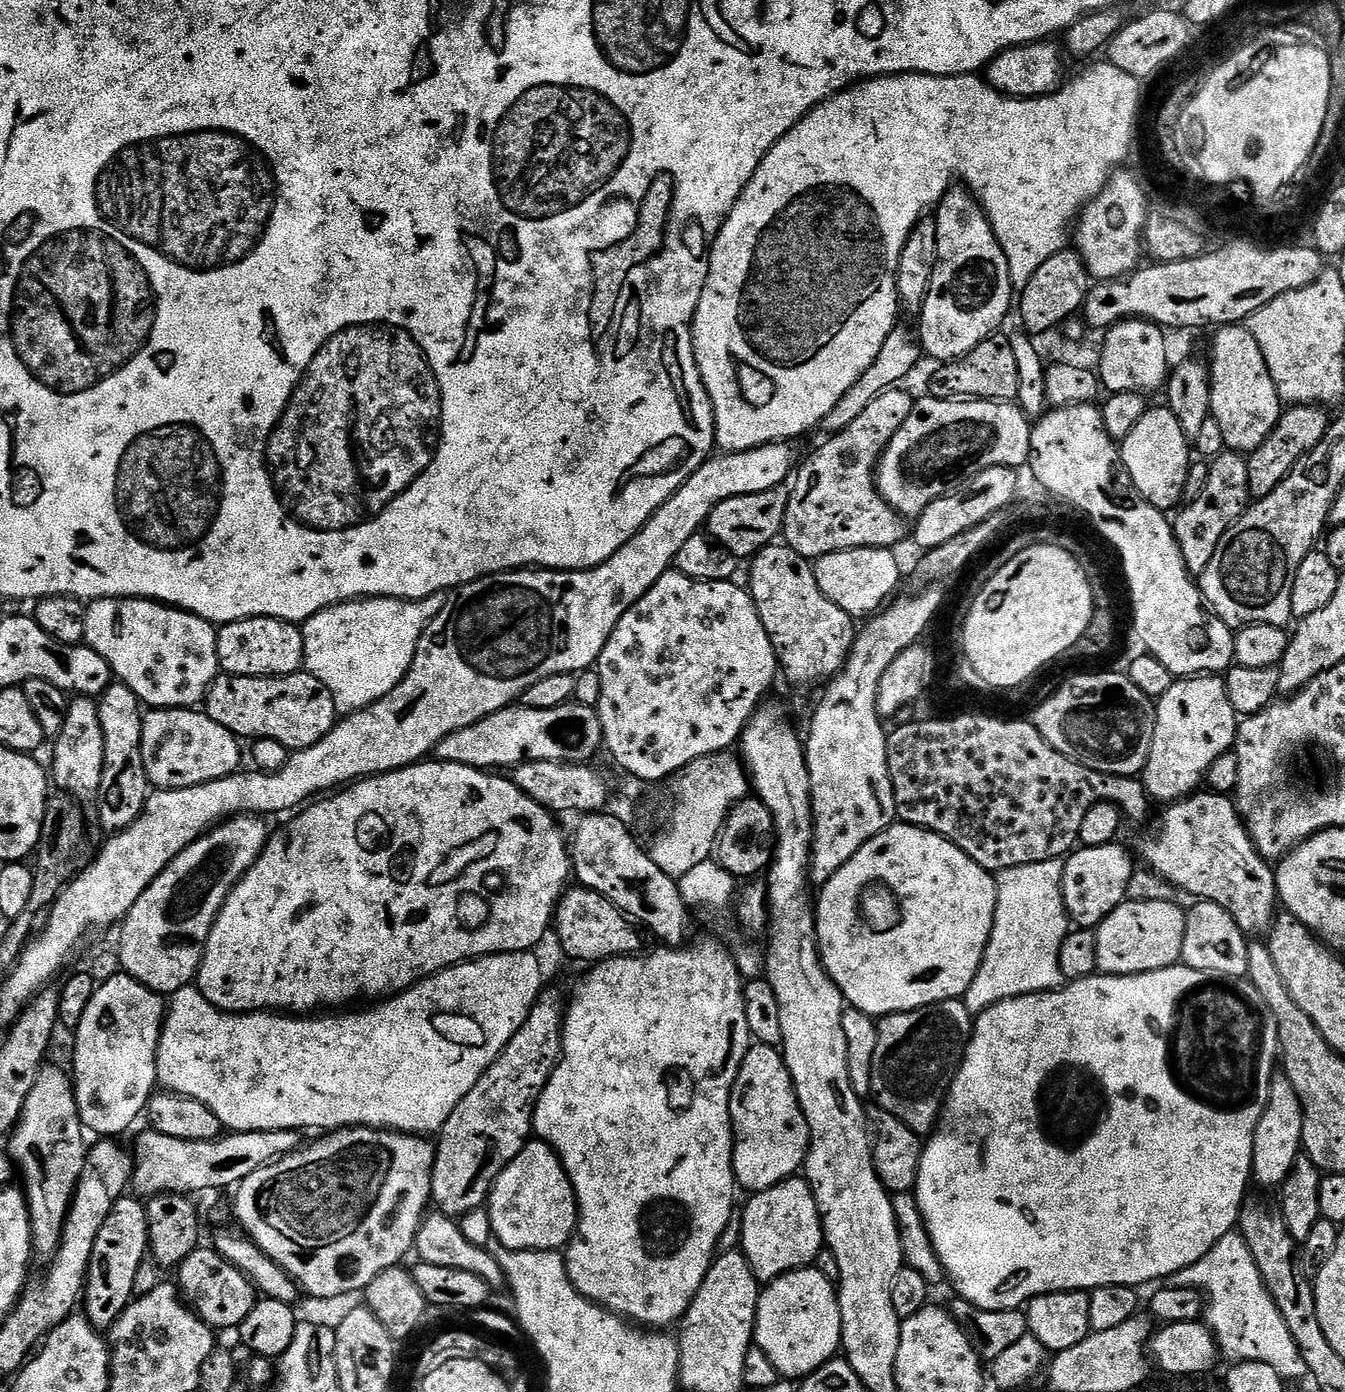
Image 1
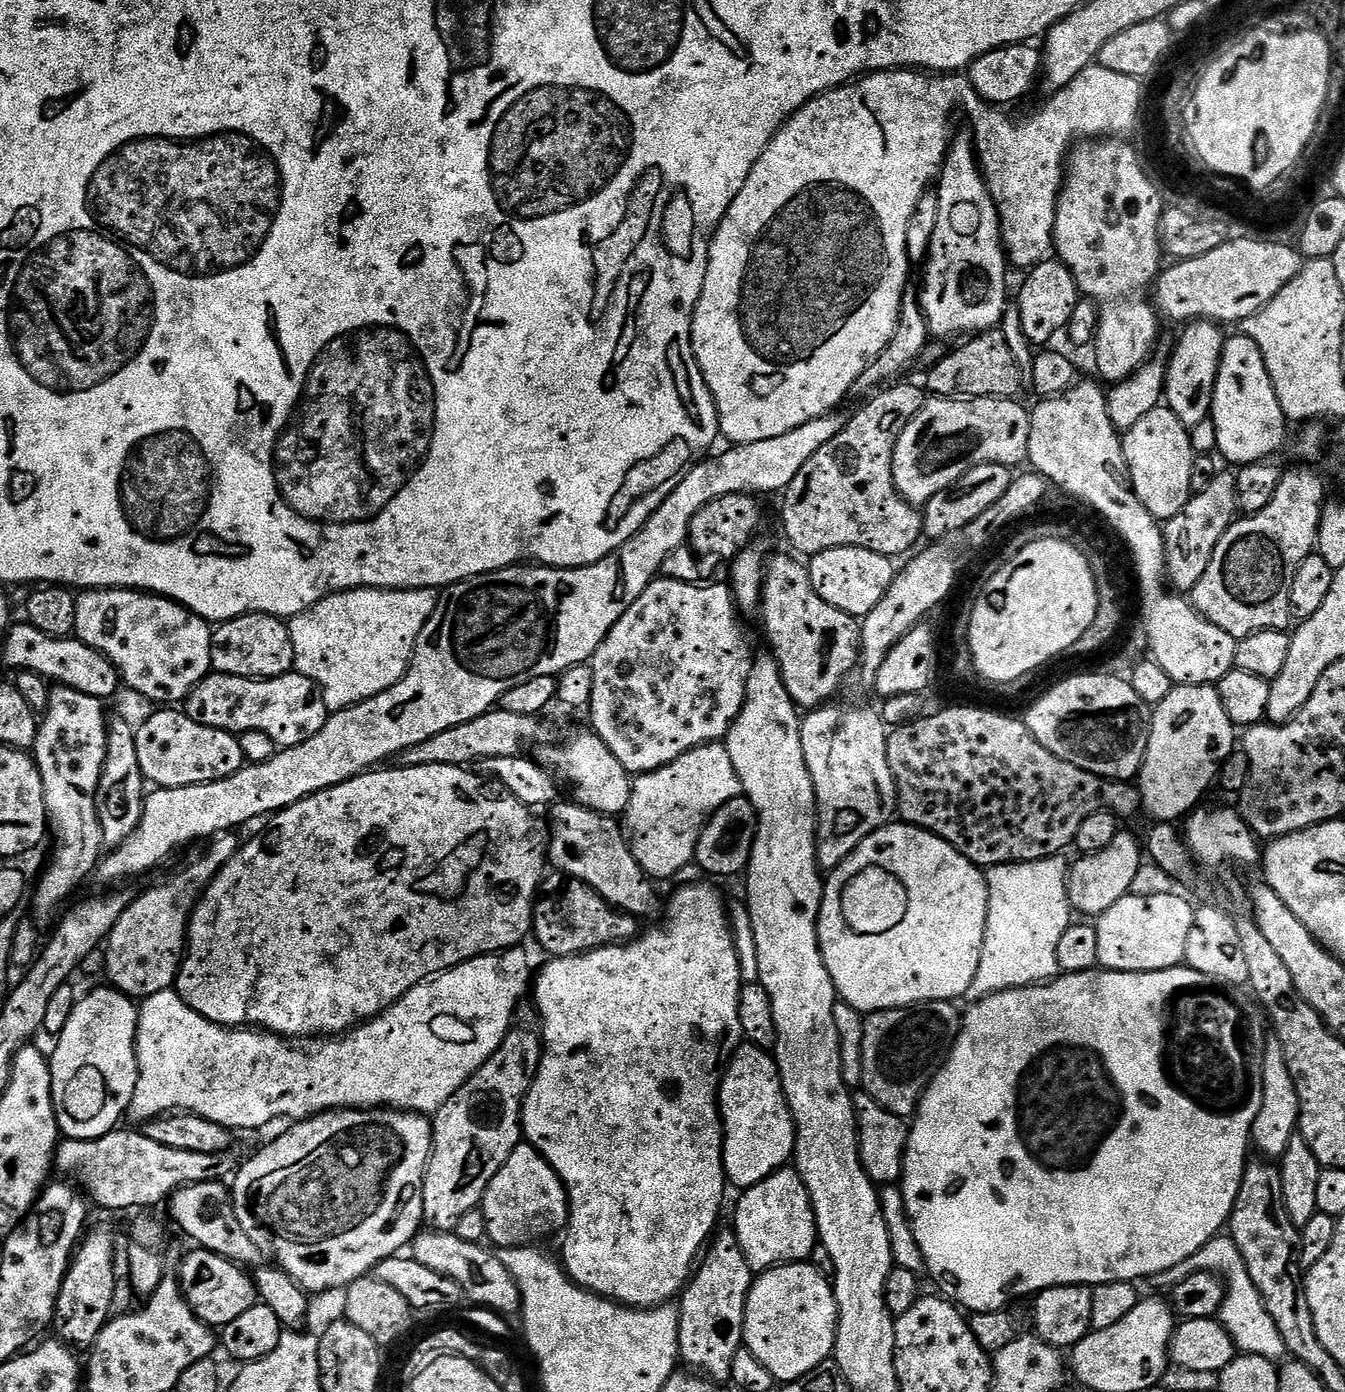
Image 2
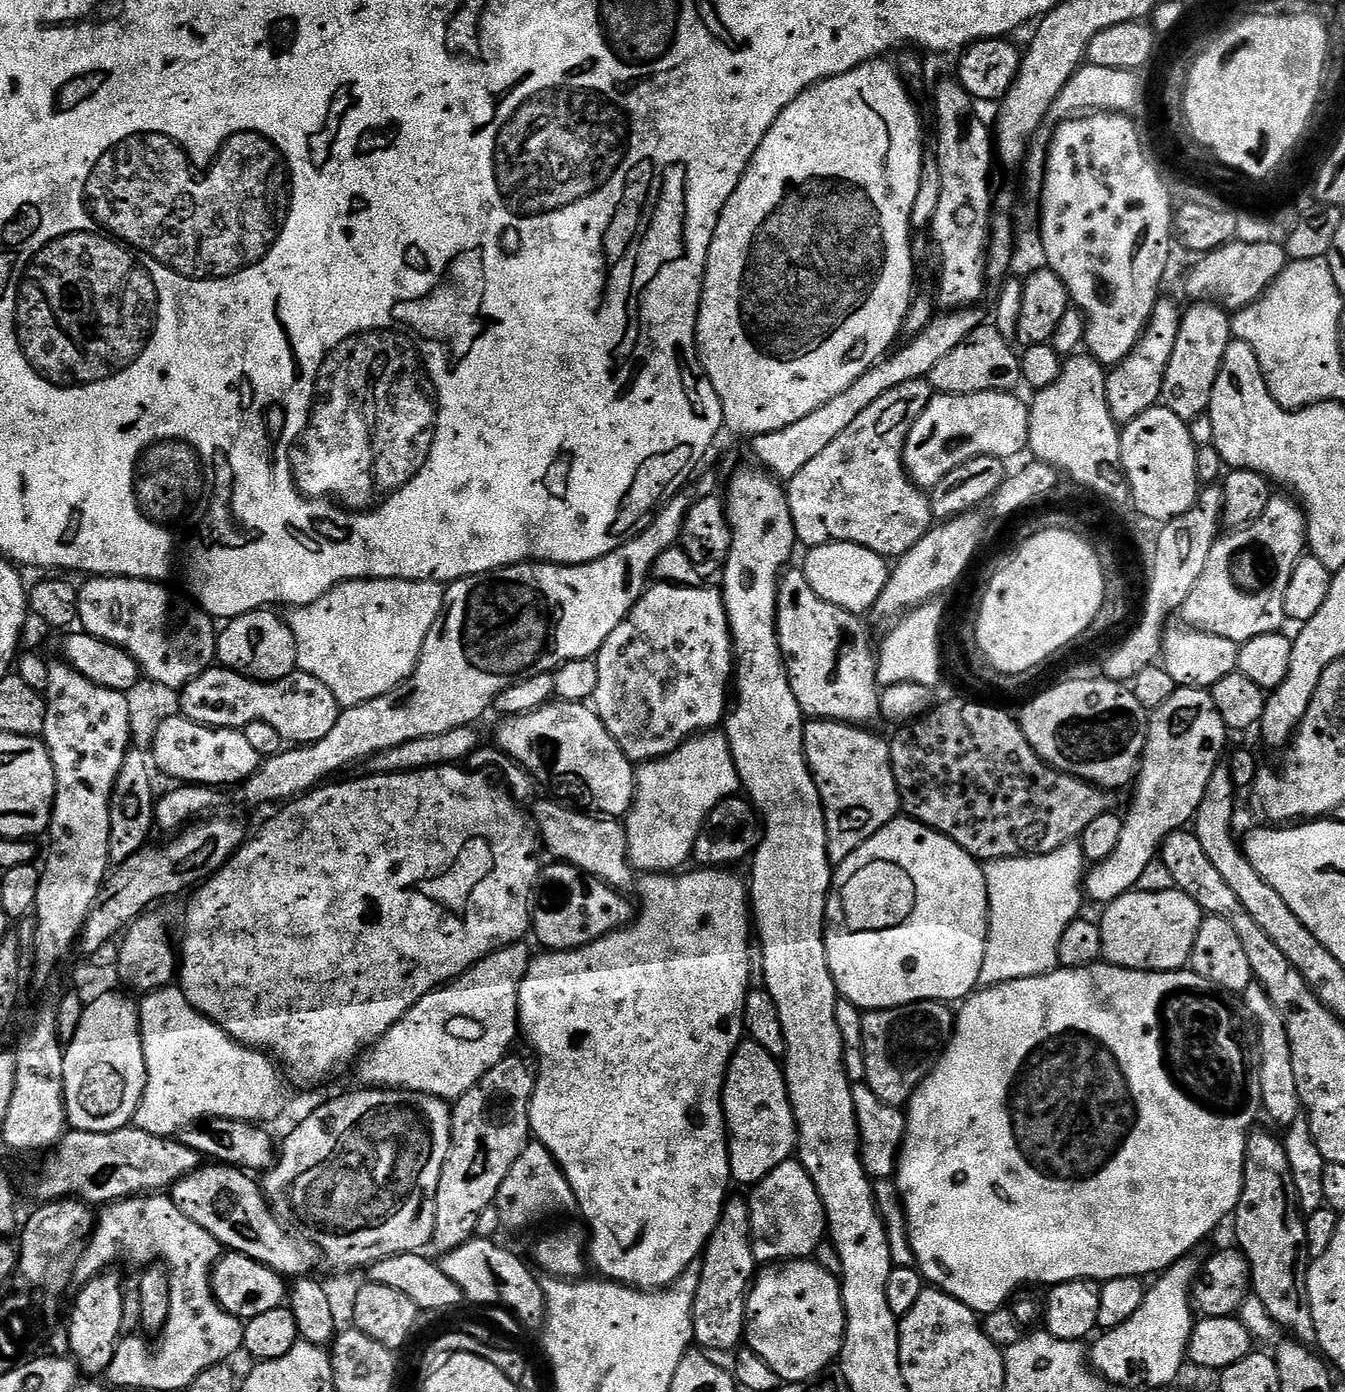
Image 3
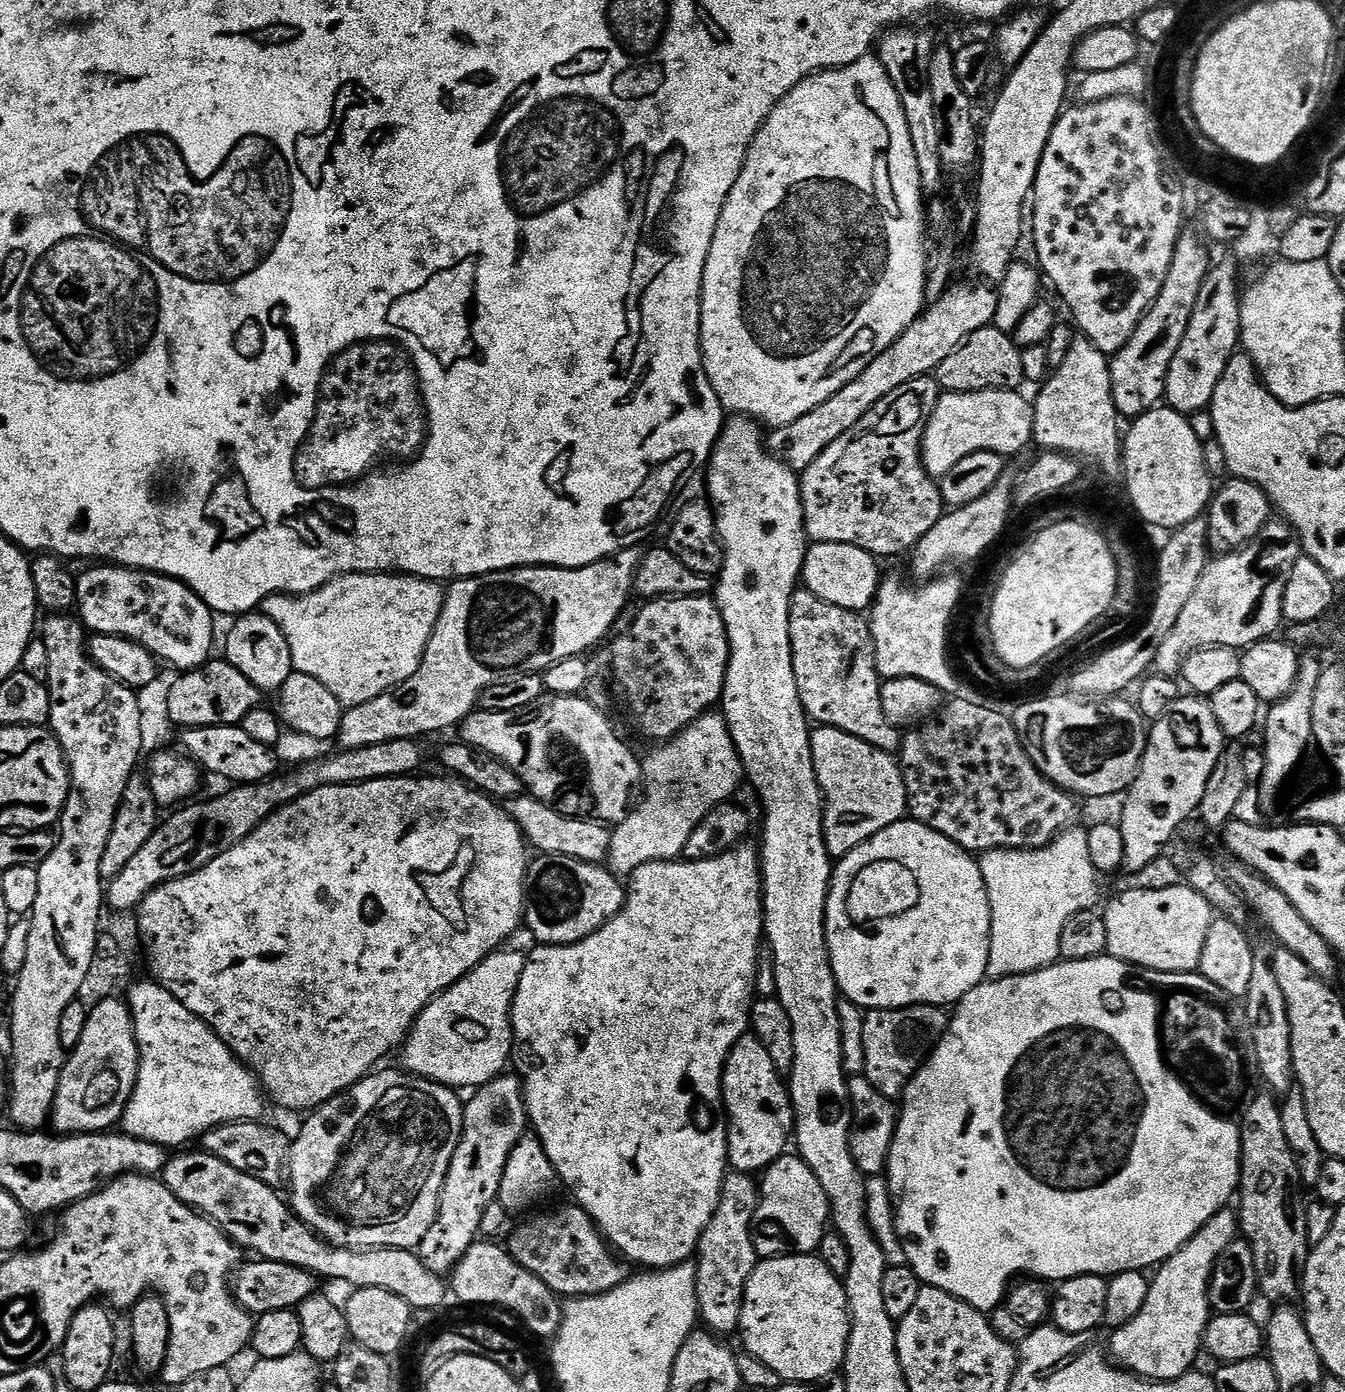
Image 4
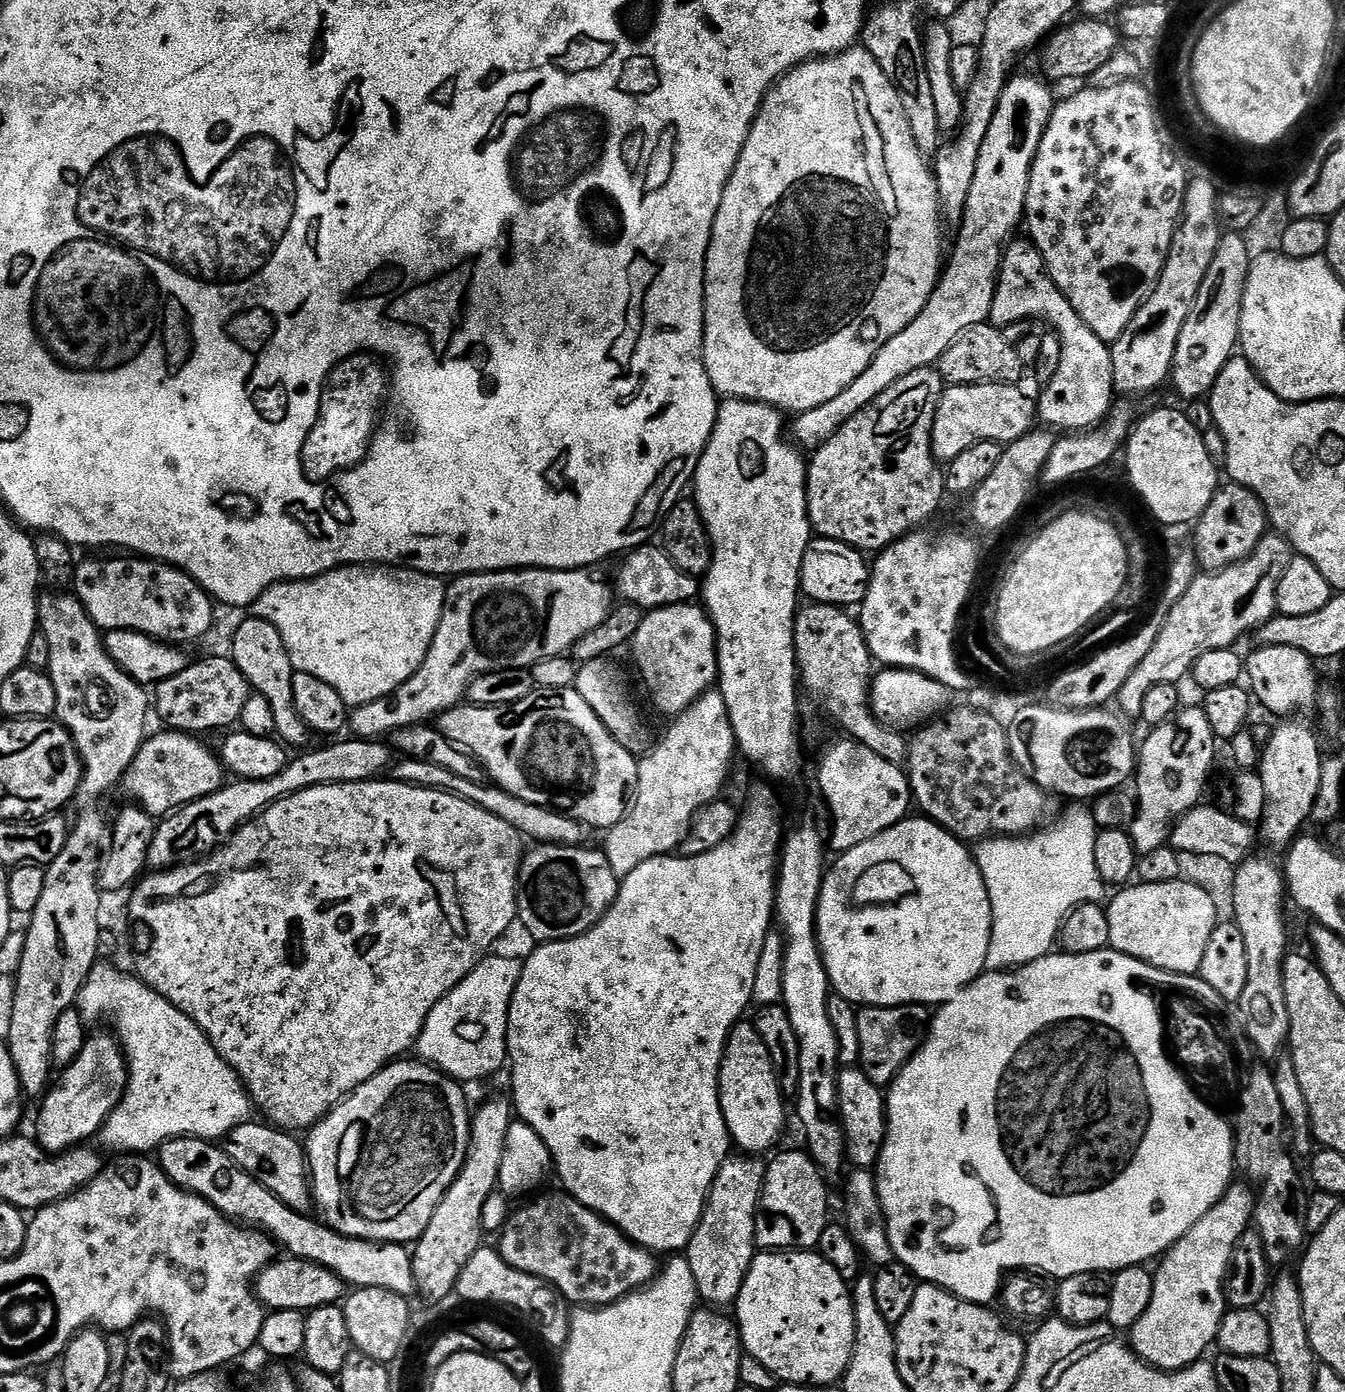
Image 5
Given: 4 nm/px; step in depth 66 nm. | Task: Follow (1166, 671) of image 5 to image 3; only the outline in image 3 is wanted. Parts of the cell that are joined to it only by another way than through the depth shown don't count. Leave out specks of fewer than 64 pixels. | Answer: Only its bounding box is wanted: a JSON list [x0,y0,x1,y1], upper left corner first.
[1182,495,1308,646]

